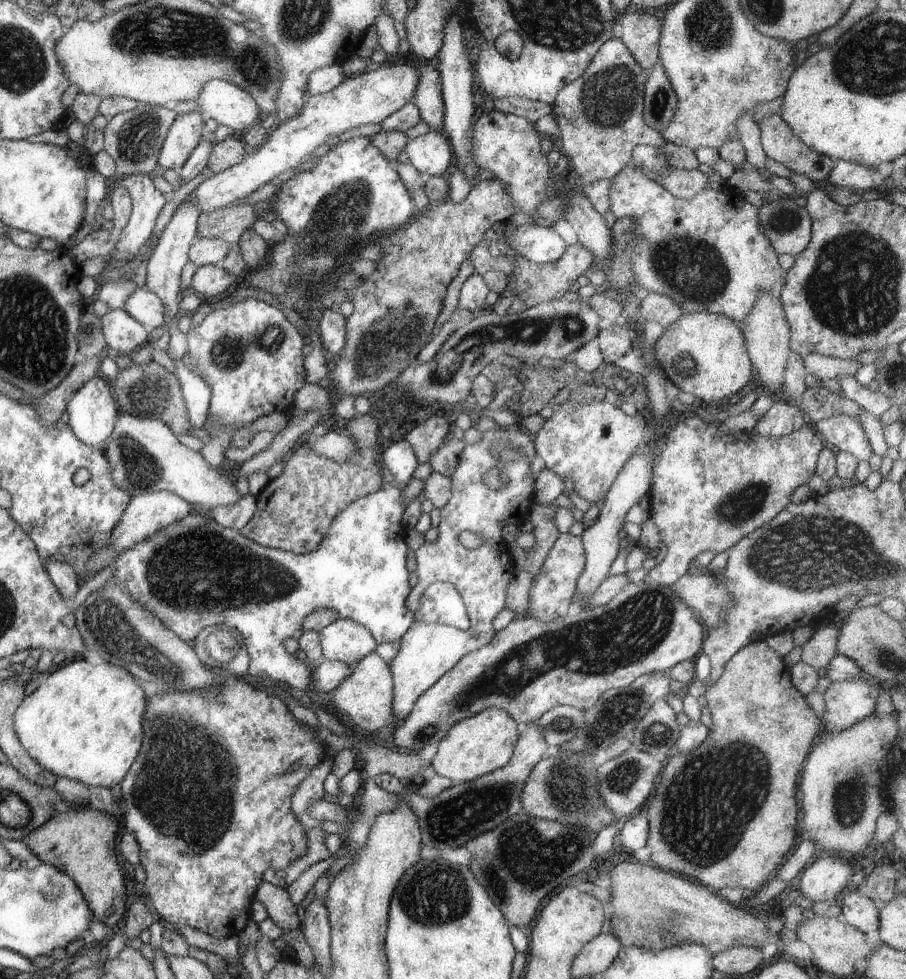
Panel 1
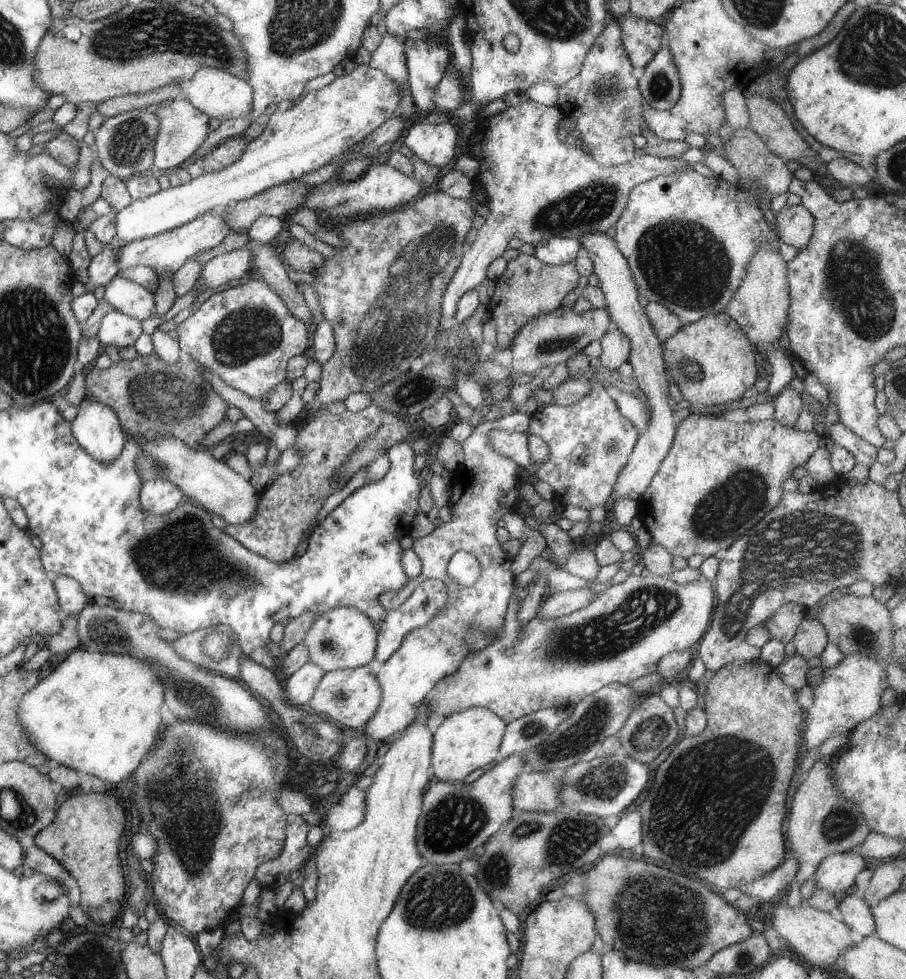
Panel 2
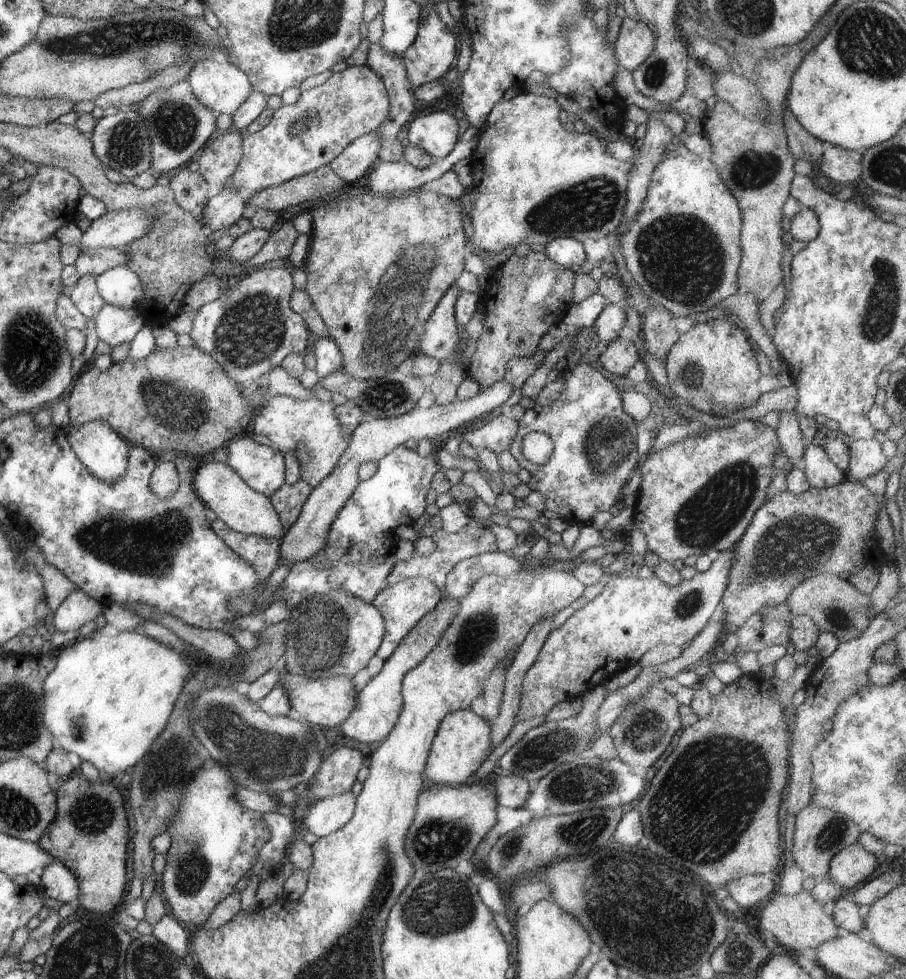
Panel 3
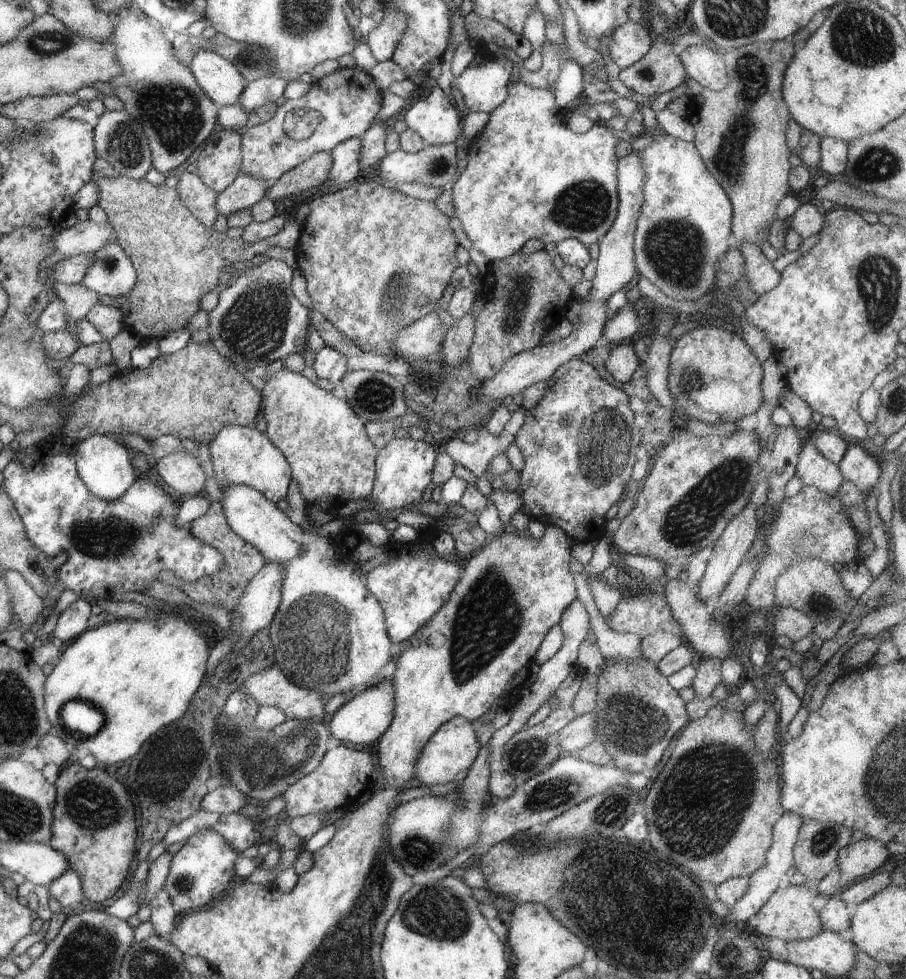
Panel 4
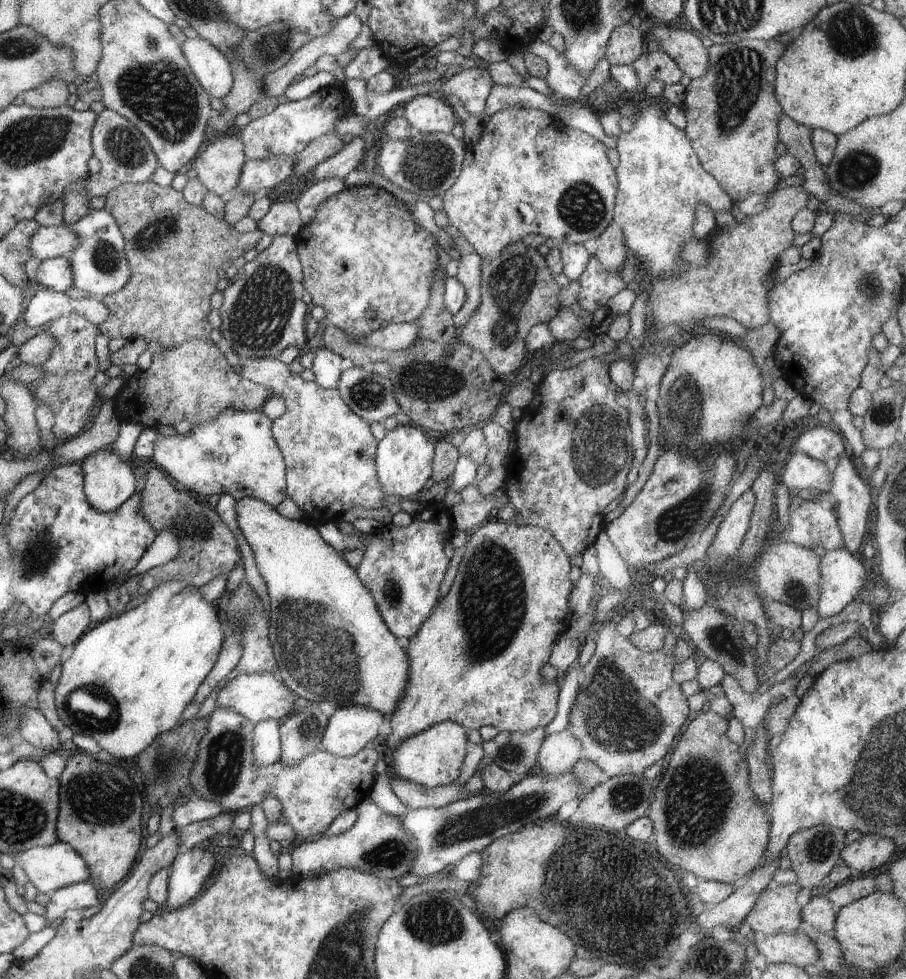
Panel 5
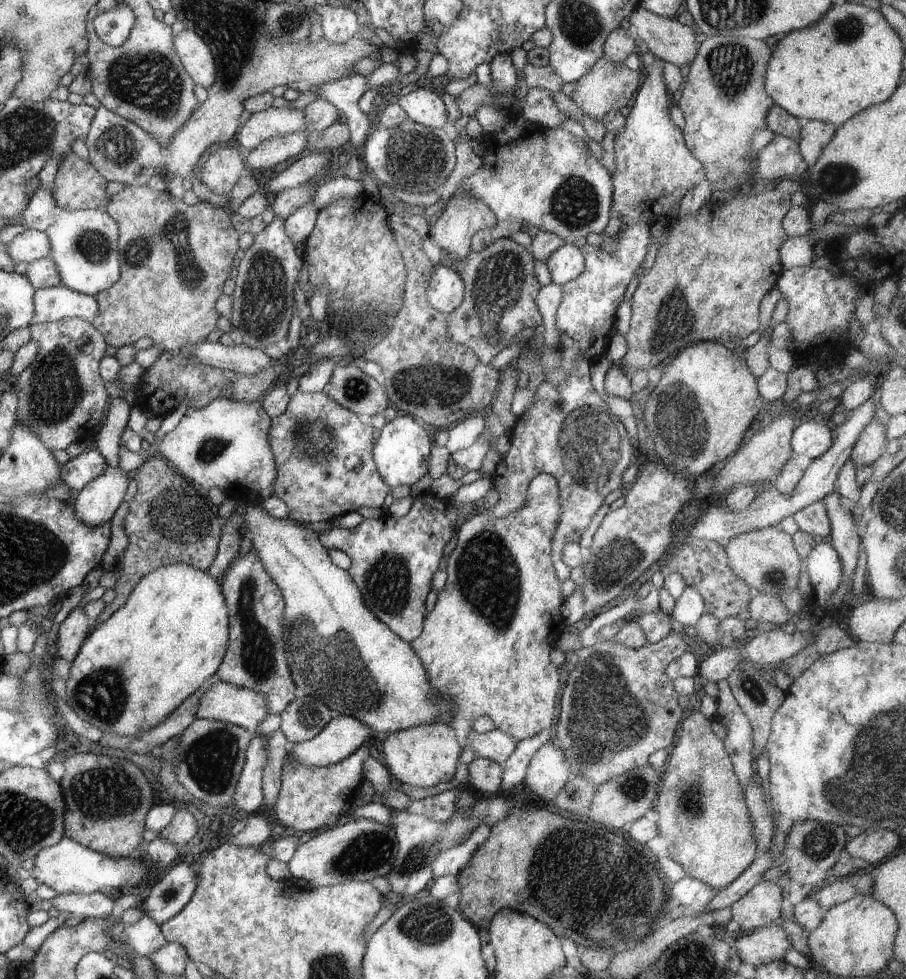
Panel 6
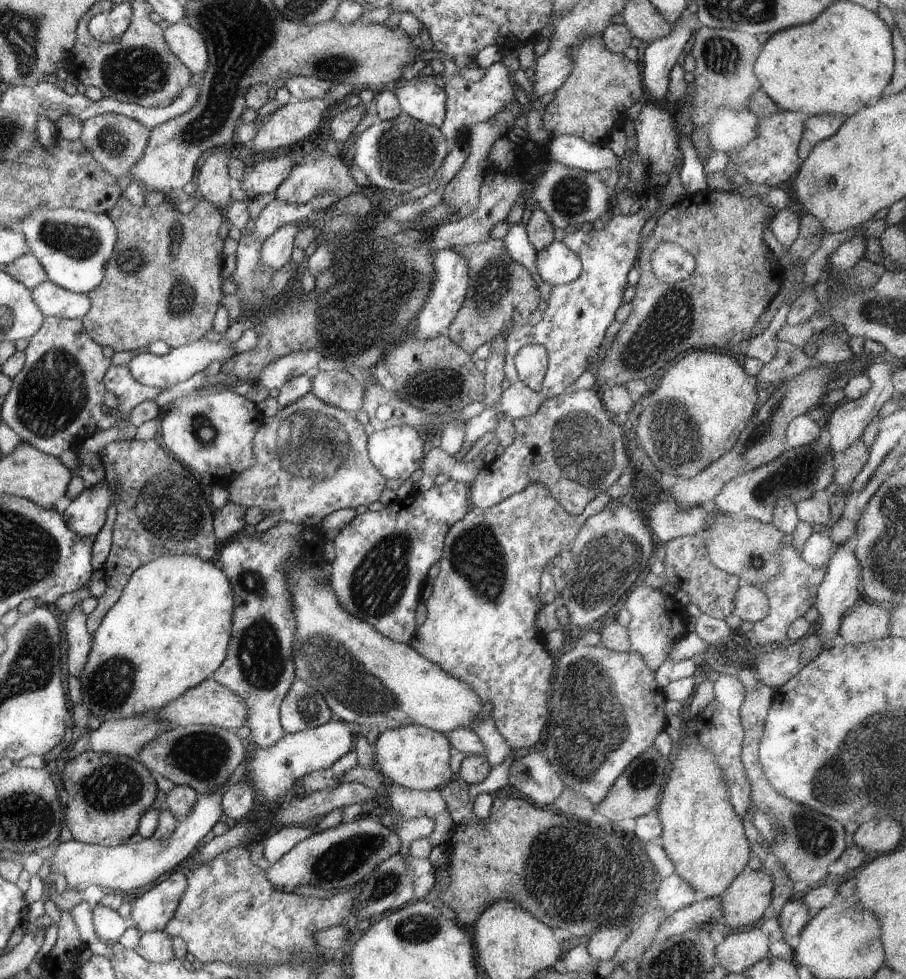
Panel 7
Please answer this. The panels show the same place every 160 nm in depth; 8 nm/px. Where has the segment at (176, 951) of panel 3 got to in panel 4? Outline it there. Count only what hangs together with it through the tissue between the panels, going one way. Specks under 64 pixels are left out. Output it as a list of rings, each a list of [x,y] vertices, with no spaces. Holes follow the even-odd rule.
[[[166,890],[160,891],[148,906],[151,908],[149,923],[154,925],[155,934],[168,941],[175,930],[180,914],[173,906]]]

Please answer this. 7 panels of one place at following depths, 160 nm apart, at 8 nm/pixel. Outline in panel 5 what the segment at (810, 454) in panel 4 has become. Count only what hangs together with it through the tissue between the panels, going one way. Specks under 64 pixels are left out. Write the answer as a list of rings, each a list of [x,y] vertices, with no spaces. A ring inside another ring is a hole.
[[[795,451],[789,457],[780,474],[780,482],[788,489],[819,493],[831,491],[833,474],[822,460],[816,460],[802,451]]]

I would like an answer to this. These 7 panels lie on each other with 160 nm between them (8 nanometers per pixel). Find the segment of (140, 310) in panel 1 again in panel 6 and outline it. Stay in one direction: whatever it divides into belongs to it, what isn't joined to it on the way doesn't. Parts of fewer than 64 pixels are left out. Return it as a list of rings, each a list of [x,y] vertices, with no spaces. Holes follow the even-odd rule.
[[[51,158],[39,172],[39,188],[30,196],[26,211],[12,220],[12,224],[28,226],[51,237],[51,254],[62,277],[62,284],[73,291],[95,296],[114,286],[121,277],[118,242],[119,226],[109,213],[101,210],[61,209],[55,200],[55,176],[60,161]]]

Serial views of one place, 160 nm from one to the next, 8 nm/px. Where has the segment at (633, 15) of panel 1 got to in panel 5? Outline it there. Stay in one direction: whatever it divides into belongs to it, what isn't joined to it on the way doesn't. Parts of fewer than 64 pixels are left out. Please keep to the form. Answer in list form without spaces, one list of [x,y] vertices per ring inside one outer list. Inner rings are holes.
[[[629,22],[624,23],[610,35],[605,52],[606,60],[610,64],[632,64],[650,48],[644,44],[644,38],[638,28]]]

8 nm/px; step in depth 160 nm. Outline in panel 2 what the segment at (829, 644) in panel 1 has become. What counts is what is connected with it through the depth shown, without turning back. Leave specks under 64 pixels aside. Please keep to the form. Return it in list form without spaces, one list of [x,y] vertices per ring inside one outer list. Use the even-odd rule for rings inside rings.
[[[805,617],[801,625],[796,629],[793,645],[796,654],[807,661],[814,656],[820,656],[829,643],[826,629],[819,620],[811,620]]]

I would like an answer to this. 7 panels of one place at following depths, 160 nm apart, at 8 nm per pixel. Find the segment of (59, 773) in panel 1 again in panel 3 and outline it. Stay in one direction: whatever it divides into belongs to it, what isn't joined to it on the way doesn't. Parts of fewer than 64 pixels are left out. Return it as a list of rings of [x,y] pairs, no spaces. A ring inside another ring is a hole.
[[[102,632],[94,638],[77,638],[64,648],[54,669],[44,682],[47,700],[43,723],[50,730],[55,746],[64,752],[74,752],[92,763],[103,775],[112,778],[136,766],[150,752],[152,743],[166,728],[182,684],[190,674],[188,664],[179,652],[140,633]]]

